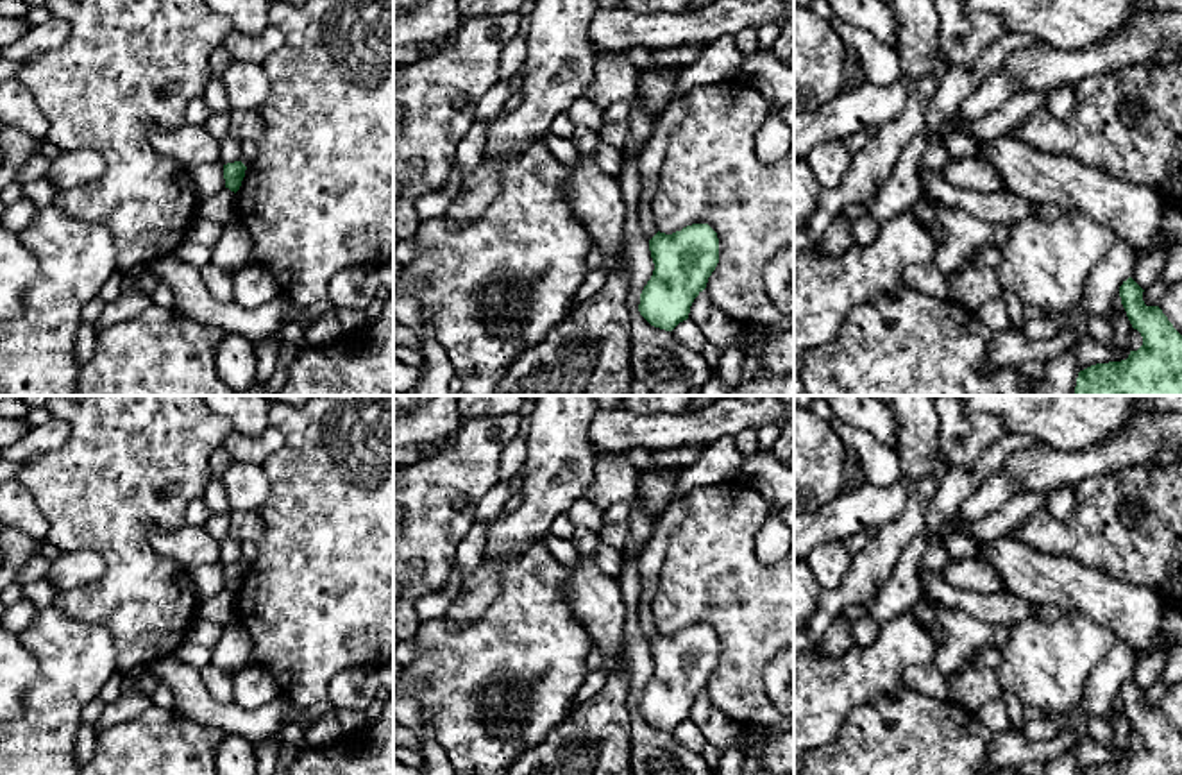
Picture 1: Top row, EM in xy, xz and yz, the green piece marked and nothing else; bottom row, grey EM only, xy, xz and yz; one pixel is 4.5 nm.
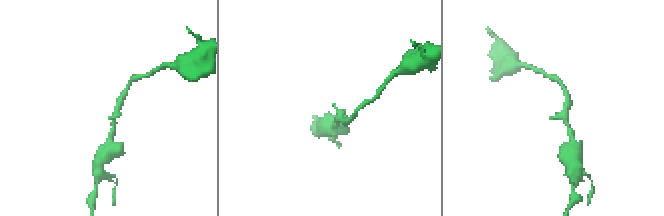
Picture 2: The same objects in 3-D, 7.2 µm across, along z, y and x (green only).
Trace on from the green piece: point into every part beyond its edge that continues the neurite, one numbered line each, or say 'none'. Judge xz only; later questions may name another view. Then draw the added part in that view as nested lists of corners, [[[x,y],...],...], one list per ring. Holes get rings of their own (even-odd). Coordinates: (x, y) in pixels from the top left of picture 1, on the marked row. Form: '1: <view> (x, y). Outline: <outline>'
none

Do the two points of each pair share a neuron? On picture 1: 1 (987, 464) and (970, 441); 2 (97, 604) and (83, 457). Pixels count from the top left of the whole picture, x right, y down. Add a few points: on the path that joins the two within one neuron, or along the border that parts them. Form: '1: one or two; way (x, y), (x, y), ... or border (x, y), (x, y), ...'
1: two; border (1009, 434), (993, 442), (971, 466), (950, 468)
2: one; way (115, 568), (115, 519), (106, 493)

